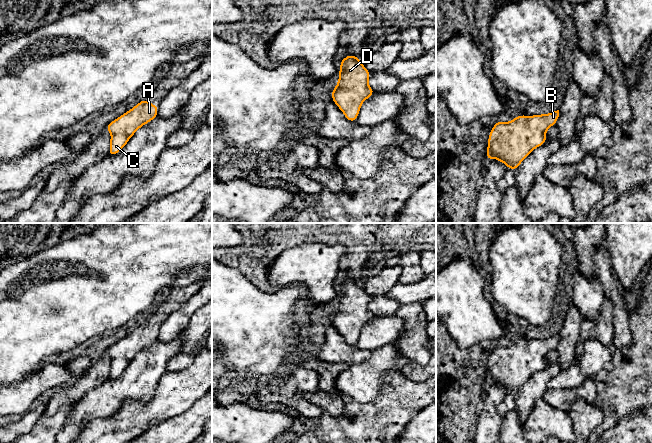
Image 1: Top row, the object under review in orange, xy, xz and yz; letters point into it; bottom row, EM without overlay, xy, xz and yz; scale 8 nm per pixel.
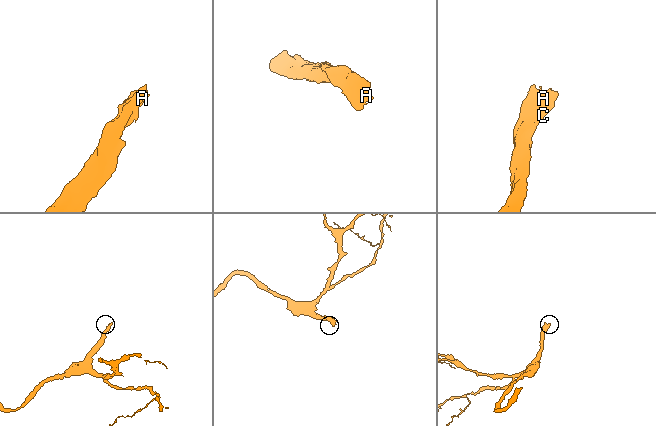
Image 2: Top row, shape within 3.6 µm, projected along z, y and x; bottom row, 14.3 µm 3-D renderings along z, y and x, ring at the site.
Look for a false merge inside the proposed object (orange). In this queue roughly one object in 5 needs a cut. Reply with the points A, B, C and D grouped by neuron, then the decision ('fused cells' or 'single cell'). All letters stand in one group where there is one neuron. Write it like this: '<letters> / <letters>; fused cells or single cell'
A B C D; single cell

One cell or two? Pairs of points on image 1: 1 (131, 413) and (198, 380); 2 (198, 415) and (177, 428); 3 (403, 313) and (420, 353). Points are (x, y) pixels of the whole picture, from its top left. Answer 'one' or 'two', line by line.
1: one
2: one
3: one

